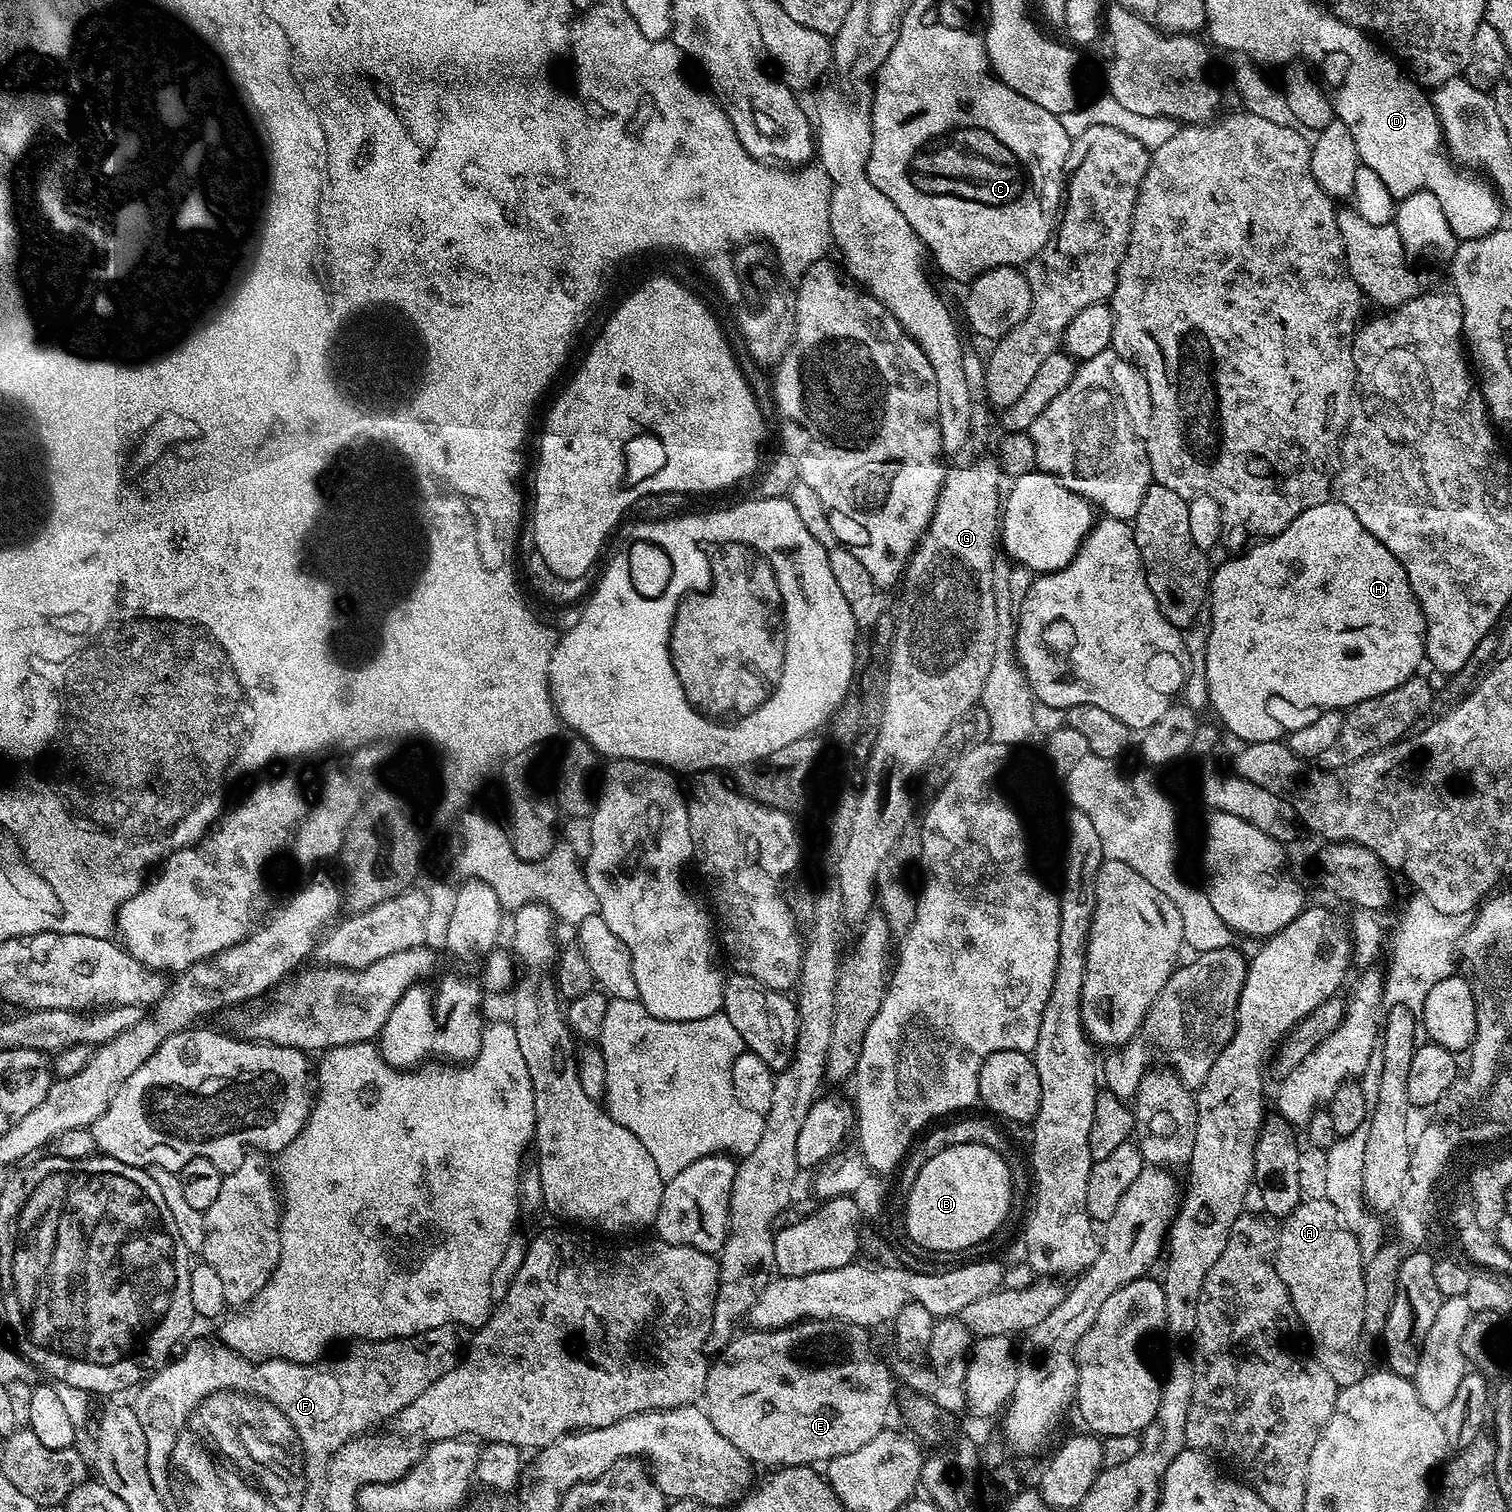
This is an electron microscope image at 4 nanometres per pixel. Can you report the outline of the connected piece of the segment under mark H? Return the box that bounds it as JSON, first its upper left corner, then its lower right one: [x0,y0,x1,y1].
[1206,502,1425,744]

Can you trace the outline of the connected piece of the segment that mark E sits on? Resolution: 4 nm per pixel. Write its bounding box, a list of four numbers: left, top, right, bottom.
[704,1320,894,1466]

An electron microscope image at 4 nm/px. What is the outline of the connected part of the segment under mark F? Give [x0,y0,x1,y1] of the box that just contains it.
[134,1324,470,1500]

